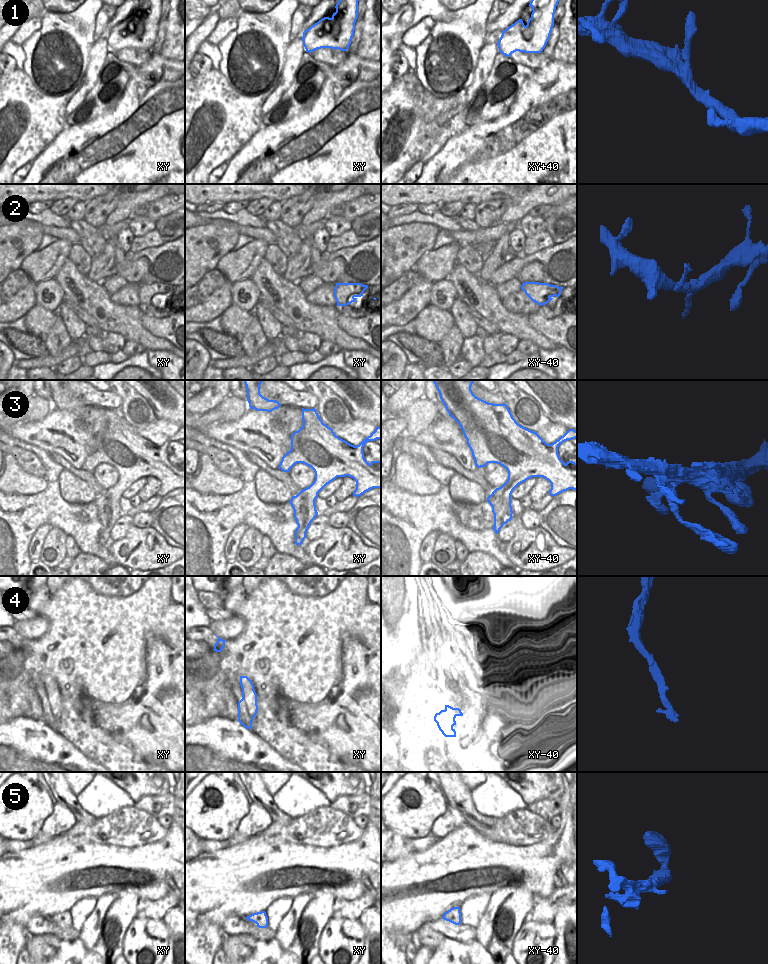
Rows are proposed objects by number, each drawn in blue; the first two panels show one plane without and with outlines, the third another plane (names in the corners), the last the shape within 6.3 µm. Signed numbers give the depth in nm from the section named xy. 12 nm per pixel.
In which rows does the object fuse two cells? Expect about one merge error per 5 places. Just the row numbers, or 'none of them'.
none of them

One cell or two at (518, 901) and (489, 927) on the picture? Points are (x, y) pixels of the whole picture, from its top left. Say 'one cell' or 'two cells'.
one cell

